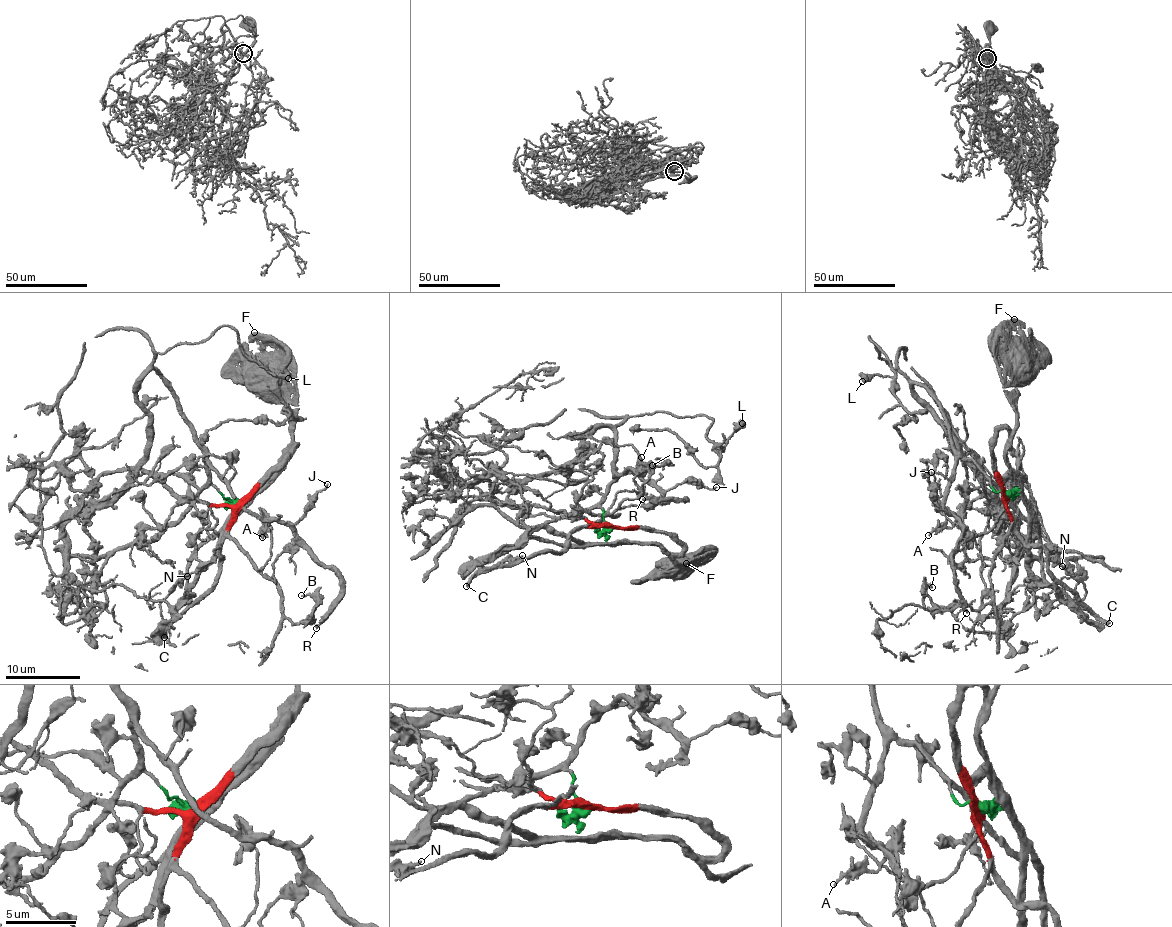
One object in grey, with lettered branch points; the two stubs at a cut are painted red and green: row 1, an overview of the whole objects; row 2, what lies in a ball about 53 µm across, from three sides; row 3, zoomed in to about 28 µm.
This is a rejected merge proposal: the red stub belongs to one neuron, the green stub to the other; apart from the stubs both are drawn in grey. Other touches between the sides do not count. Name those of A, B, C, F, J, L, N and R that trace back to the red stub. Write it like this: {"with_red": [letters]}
{"with_red": ["A", "B", "C", "F", "N"]}

